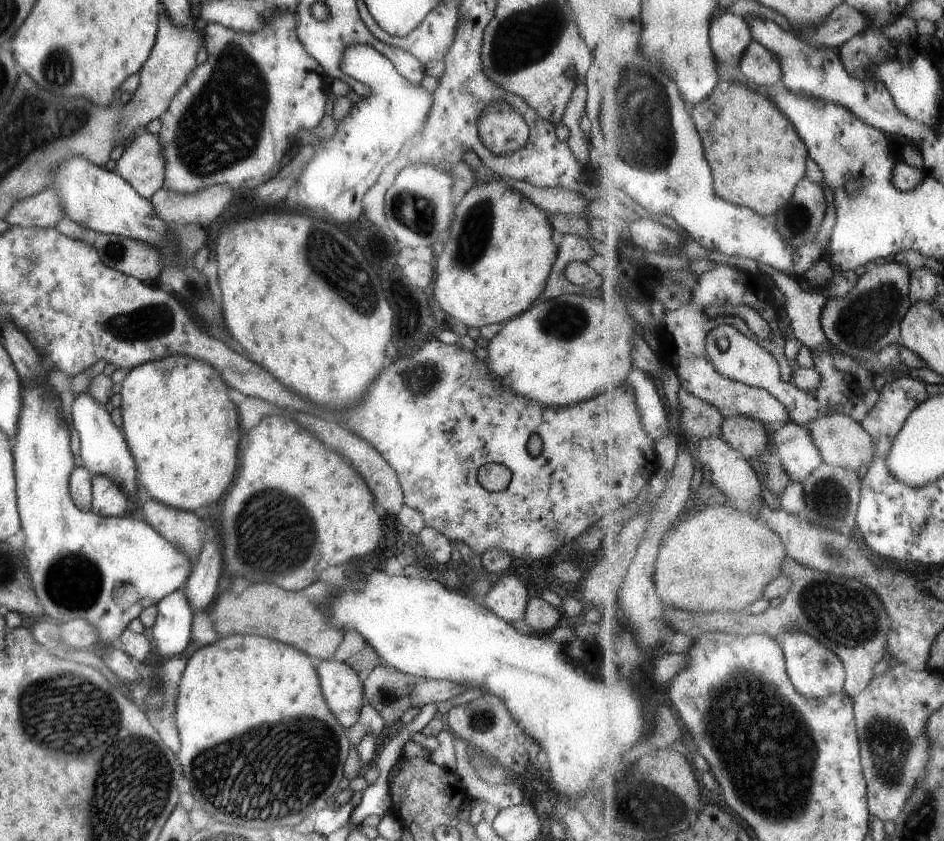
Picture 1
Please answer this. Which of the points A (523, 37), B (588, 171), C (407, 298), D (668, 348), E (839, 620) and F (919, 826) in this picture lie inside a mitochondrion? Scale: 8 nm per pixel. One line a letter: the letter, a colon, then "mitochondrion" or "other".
A: mitochondrion
B: other
C: other
D: other
E: mitochondrion
F: mitochondrion

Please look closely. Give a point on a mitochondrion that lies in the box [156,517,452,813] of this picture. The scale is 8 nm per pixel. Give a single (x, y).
(388, 697)

